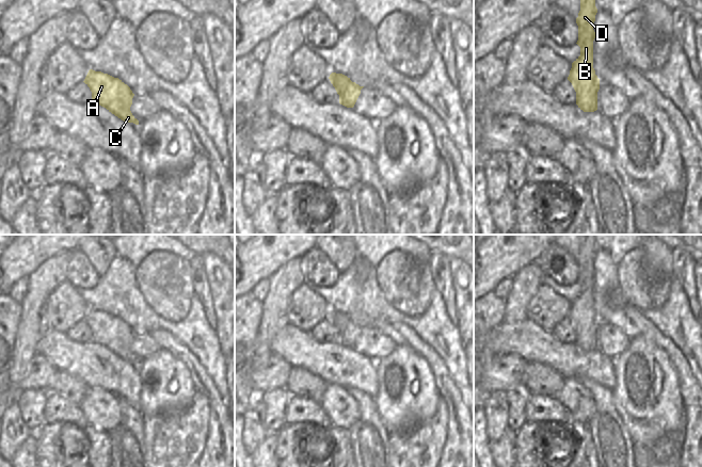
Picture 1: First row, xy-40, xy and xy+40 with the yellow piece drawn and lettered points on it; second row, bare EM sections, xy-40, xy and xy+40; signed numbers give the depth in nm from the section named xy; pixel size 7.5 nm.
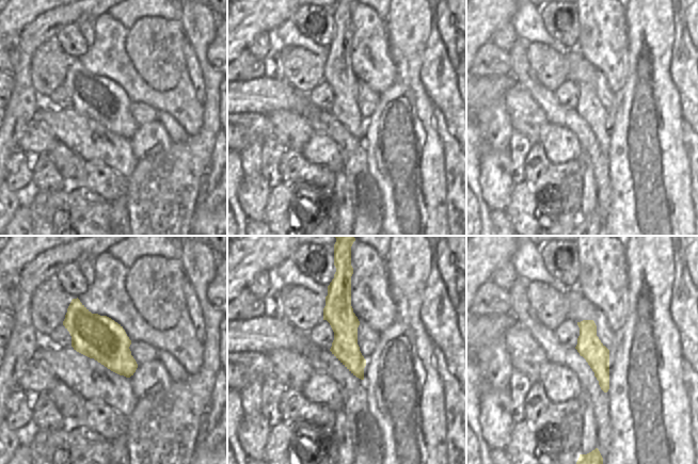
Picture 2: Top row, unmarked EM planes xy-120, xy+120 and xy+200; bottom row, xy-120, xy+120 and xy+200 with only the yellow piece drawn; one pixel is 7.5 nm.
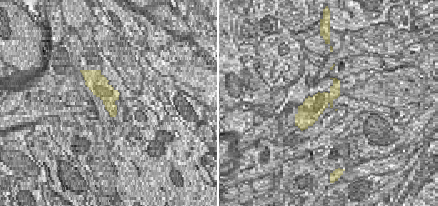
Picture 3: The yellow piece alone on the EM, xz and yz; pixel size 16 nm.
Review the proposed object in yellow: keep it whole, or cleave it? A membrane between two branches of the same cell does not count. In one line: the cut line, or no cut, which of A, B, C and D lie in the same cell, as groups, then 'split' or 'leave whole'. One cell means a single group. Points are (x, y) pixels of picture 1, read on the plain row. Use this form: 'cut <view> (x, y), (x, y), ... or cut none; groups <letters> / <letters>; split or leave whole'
cut xy (352, 321), (339, 334); groups A C / B D; split

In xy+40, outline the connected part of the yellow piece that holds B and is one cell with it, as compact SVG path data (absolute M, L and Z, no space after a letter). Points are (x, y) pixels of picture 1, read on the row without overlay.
M578 235L580 249L576 257L578 264L577 284L580 286L580 294L572 302L568 319L576 331L576 343L584 351L597 349L597 331L600 318L593 307L593 279L595 271L593 262L597 247L595 235Z

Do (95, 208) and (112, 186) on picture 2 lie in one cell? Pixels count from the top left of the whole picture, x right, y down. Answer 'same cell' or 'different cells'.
different cells

